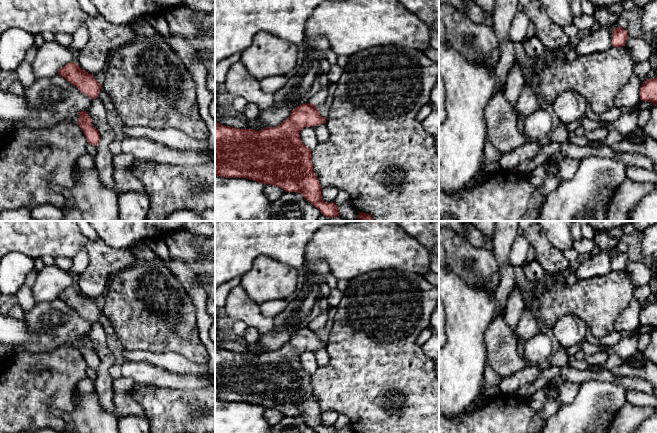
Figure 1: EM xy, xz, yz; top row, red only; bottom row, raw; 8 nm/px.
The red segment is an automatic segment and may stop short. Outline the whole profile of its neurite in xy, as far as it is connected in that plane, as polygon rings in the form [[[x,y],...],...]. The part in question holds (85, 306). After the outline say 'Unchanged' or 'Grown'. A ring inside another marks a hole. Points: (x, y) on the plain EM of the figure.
[[[76,286],[68,287],[61,291],[58,294],[58,299],[76,310],[84,319],[92,323],[101,323],[107,336],[117,337],[112,323],[102,314],[101,308],[94,303],[93,299],[82,294]]]. Grown

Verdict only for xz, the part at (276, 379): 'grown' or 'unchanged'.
unchanged

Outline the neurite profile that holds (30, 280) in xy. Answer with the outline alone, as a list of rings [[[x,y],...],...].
[[[33,269],[26,277],[24,285],[28,286],[28,287],[33,287],[33,285],[36,282],[38,274],[36,273],[36,271]]]

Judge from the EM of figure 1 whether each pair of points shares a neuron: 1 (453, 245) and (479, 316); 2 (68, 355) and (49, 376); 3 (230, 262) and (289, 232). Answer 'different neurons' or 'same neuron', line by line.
1: different neurons
2: same neuron
3: same neuron

